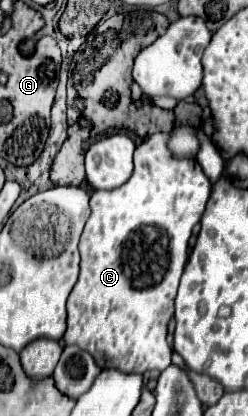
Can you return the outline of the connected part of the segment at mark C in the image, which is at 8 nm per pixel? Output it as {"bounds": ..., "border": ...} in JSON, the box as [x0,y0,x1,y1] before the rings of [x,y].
{"bounds":[64,133,212,373],"border":[[[156,133],[156,135],[148,137],[134,151],[134,173],[132,173],[132,177],[124,185],[120,185],[118,189],[94,191],[92,199],[90,199],[92,213],[90,213],[90,217],[86,221],[86,227],[84,227],[84,233],[82,233],[82,239],[80,239],[80,257],[82,257],[82,261],[80,261],[80,277],[78,277],[78,283],[72,289],[72,293],[68,297],[68,305],[66,305],[66,309],[68,309],[68,329],[66,329],[64,341],[66,341],[66,345],[76,345],[76,347],[92,353],[94,361],[102,369],[108,367],[108,369],[118,369],[122,373],[144,373],[144,371],[150,371],[150,369],[164,371],[170,365],[172,347],[166,343],[168,321],[174,315],[174,297],[176,297],[176,291],[178,291],[180,275],[182,275],[184,265],[188,261],[188,241],[190,241],[194,225],[200,221],[200,215],[202,215],[202,211],[206,207],[212,183],[204,175],[204,171],[202,171],[202,167],[198,165],[196,159],[174,159],[170,155],[170,151],[166,149],[166,139],[168,139],[168,133]]]}

